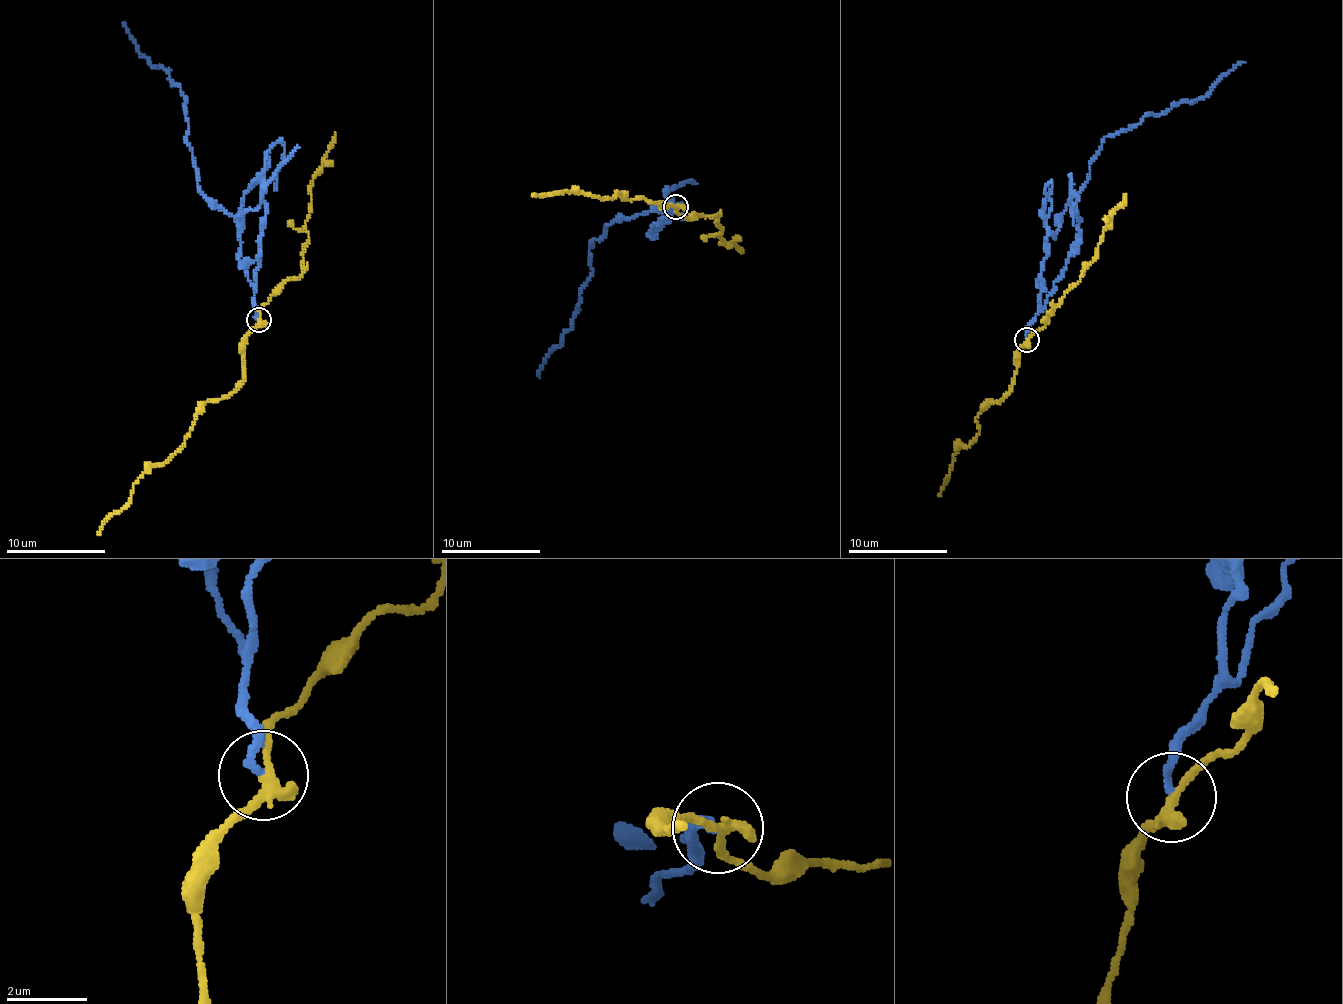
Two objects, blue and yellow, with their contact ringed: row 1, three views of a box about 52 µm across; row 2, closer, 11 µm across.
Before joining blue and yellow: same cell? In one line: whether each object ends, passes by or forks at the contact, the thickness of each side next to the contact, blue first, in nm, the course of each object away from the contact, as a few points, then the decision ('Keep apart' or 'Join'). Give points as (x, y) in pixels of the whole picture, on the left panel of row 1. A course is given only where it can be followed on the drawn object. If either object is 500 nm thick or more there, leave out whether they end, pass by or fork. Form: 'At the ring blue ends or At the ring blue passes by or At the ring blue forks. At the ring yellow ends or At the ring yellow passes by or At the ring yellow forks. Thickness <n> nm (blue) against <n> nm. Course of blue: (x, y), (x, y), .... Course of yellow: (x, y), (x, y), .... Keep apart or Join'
At the ring blue ends. At the ring yellow passes by. Thickness 170 nm (blue) against 280 nm. Course of blue: (258, 319), (258, 238), (265, 206), (229, 216), (197, 183), (186, 98), (162, 67), (136, 48), (124, 22). Course of yellow: (258, 319), (244, 345), (242, 378), (227, 395), (205, 404), (184, 440), (163, 463), (149, 466), (97, 534). Keep apart

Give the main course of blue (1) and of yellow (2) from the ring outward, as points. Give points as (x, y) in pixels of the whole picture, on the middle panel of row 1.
1: (675, 206), (672, 211), (671, 199), (621, 217), (595, 238), (593, 276), (539, 378)
2: (675, 206), (629, 200), (617, 191), (611, 199), (571, 191), (542, 197), (532, 193)

